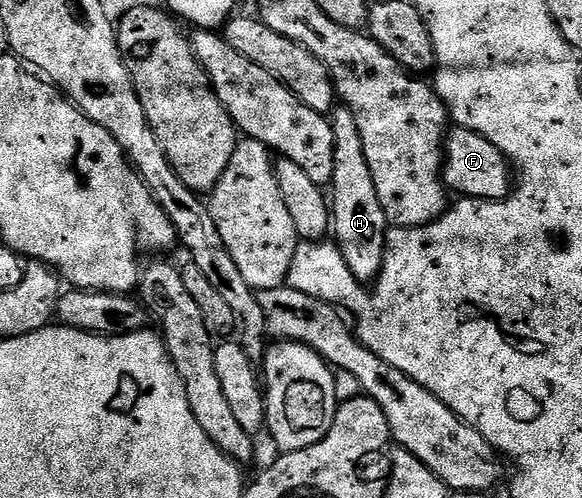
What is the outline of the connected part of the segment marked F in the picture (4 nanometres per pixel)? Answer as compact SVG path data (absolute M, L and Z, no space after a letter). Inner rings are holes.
M452 128L446 135L443 183L452 194L476 201L502 201L513 189L513 166L489 139L468 129Z

